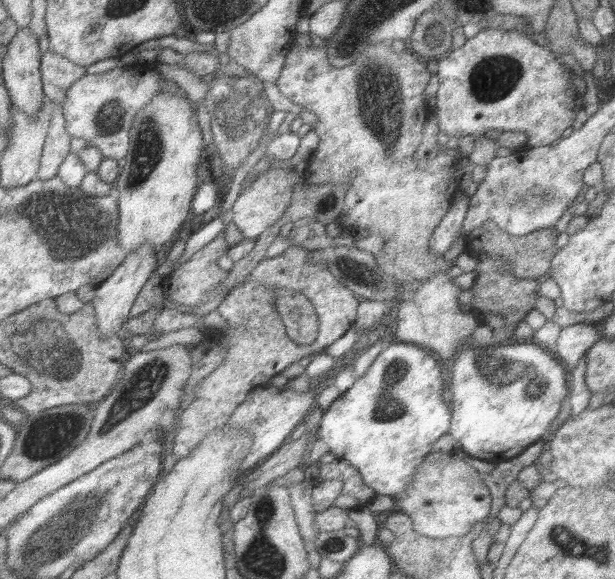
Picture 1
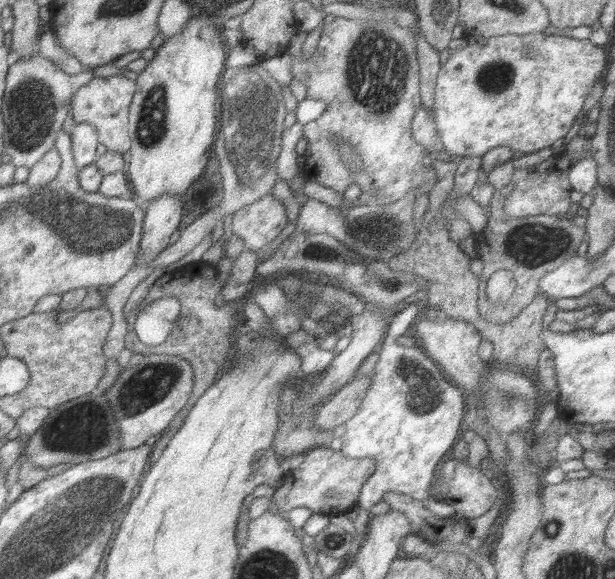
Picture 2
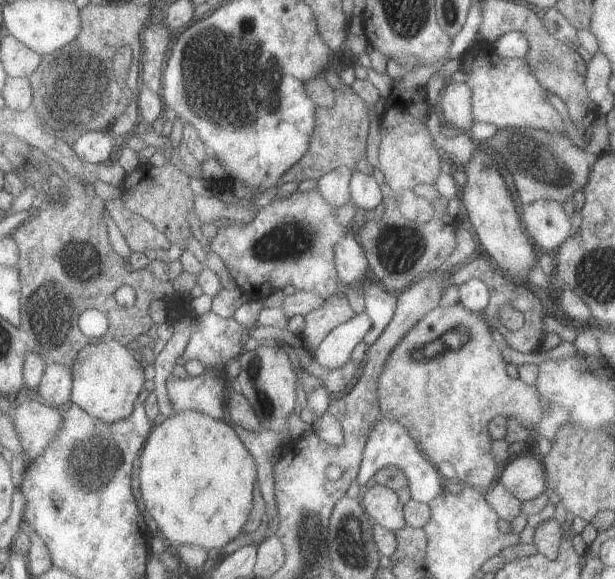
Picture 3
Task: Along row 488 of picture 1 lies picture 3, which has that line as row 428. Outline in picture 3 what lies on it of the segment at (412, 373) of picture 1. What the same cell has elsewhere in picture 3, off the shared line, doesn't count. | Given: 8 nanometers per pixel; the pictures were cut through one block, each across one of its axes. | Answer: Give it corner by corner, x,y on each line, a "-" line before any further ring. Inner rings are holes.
383,418
377,424
377,428
373,430
371,440
365,448
365,460
363,460
361,474
359,474
359,486
367,486
367,482
371,478
375,478
379,470
389,468
389,466
397,466
409,476
409,484
411,484
411,490
413,490
413,500
417,500
421,504
431,504
435,498
439,498
439,494
445,492
443,474
429,460
429,456
421,450
421,444
409,434
409,430
403,424
399,424
397,420
391,420
391,418

